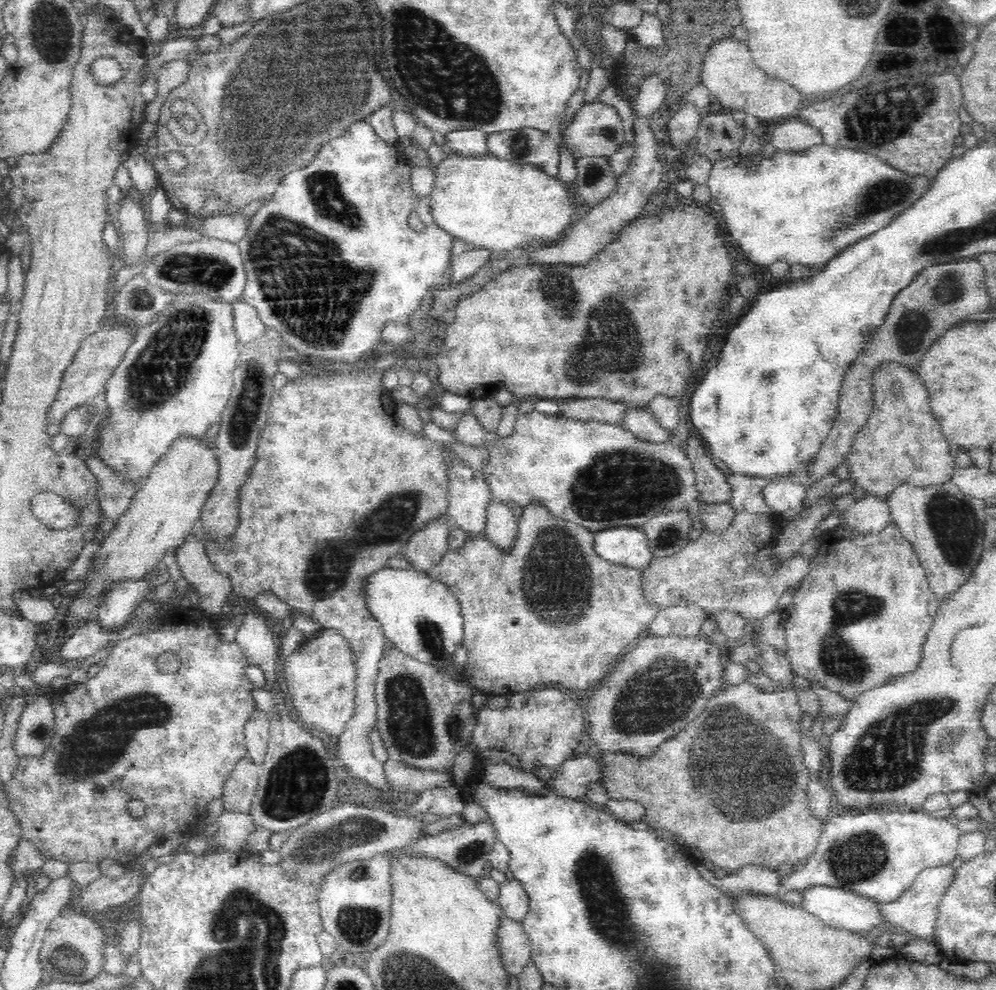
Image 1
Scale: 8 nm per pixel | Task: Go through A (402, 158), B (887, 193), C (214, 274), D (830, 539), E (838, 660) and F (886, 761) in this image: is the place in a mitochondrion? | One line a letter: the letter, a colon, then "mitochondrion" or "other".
A: other
B: mitochondrion
C: mitochondrion
D: other
E: mitochondrion
F: mitochondrion

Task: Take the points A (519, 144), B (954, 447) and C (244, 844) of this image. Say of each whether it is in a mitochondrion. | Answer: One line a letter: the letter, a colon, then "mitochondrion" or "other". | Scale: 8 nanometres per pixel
A: mitochondrion
B: other
C: other

